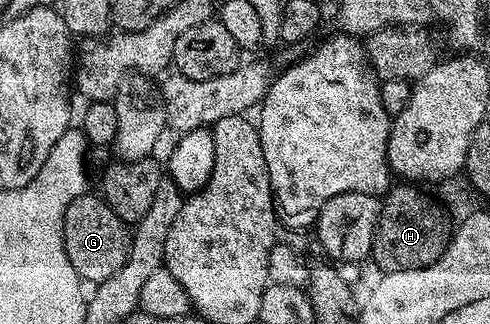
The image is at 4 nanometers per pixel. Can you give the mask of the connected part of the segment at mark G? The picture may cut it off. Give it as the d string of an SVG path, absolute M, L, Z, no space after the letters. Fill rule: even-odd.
M86 192L67 204L67 212L63 216L65 251L67 260L71 260L71 268L75 268L82 283L96 284L115 276L129 258L130 237L126 223L115 216L104 197L97 195L96 198L92 192Z

